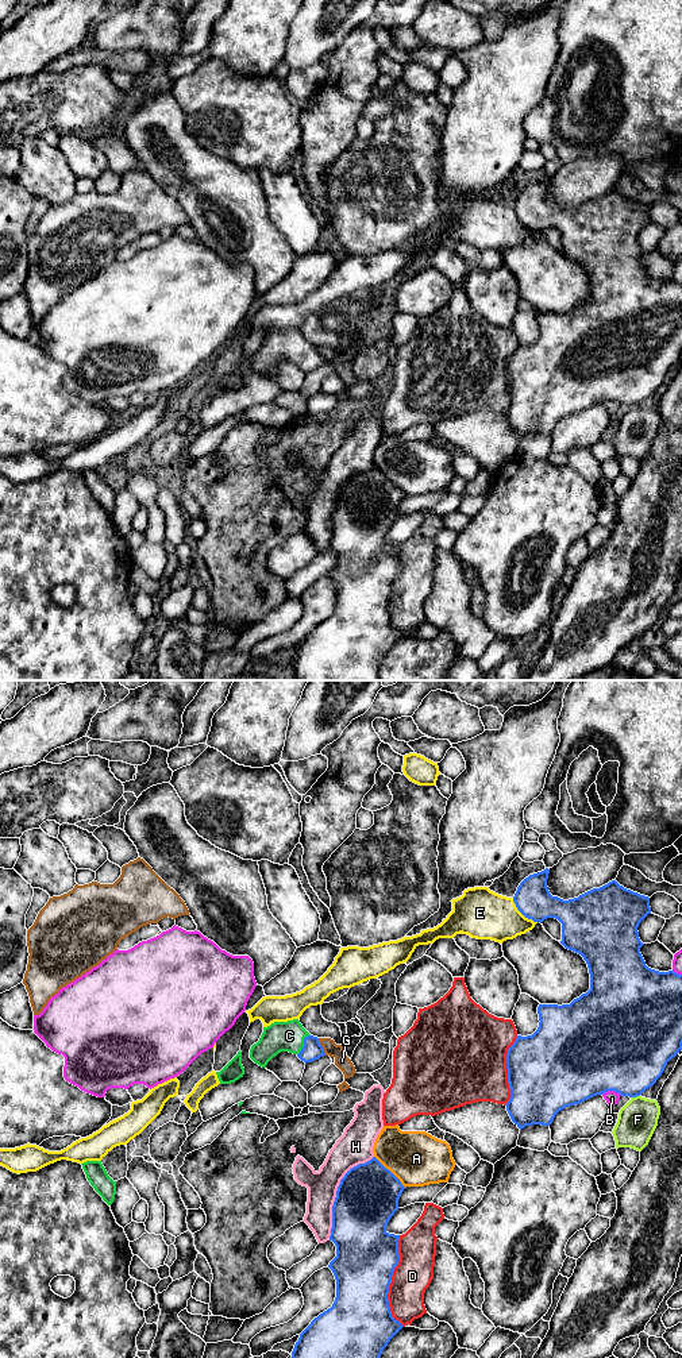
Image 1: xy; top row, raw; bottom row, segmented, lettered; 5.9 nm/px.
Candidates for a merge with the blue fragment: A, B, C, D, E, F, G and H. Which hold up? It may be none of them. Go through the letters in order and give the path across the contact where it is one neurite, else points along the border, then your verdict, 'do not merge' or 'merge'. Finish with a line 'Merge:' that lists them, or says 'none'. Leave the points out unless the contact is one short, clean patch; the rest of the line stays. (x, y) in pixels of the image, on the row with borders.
A: do not merge
B: do not merge
C: way xy (312, 1050), (304, 1044), (289, 1036); merge
D: do not merge
E: border xy (512, 898), (516, 907), (526, 917), (536, 922); do not merge
F: do not merge
G: do not merge
H: do not merge
Merge: C

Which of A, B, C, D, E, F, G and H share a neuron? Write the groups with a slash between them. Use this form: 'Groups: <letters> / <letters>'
Groups: A / B / C / D / E / F / G / H

